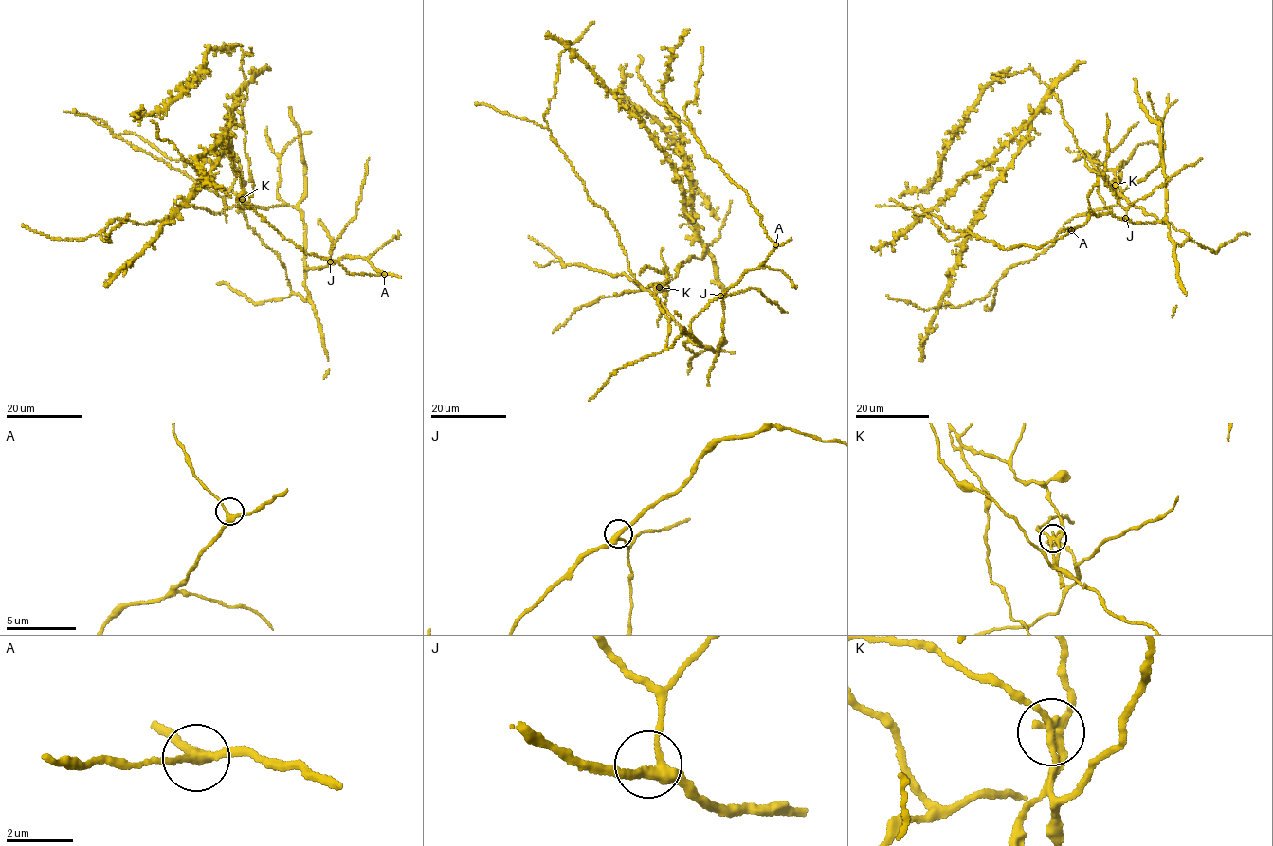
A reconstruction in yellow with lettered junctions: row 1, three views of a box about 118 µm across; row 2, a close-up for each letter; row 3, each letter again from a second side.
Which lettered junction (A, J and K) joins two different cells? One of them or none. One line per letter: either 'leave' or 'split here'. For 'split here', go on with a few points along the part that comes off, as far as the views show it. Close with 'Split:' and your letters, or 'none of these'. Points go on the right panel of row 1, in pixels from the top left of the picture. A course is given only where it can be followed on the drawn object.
A: leave
J: leave
K: split here | (1115, 184), (1118, 178), (1114, 172), (1100, 163), (1092, 162), (1098, 175), (1099, 195), (1112, 211)
Split: K

